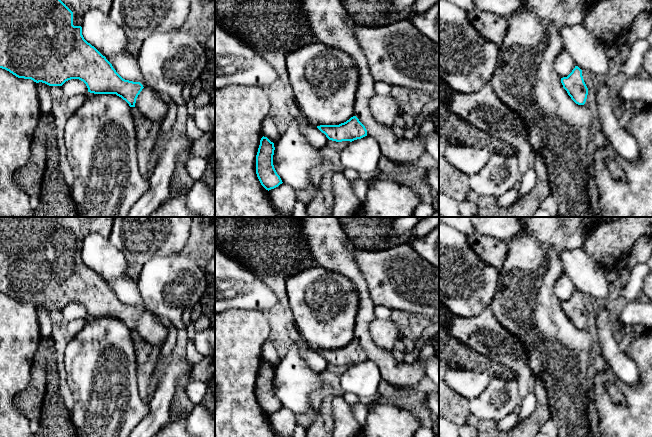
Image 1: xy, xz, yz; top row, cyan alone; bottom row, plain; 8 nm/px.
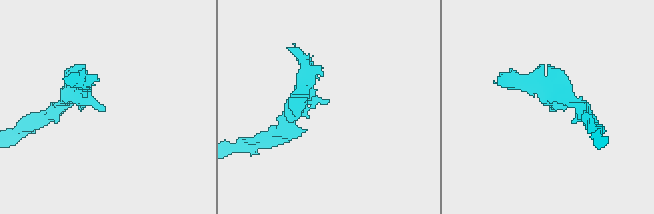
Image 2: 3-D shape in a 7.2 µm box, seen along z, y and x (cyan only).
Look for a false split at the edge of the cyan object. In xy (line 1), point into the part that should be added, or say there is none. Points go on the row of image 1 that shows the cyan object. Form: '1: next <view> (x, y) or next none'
1: next xy (79, 7)

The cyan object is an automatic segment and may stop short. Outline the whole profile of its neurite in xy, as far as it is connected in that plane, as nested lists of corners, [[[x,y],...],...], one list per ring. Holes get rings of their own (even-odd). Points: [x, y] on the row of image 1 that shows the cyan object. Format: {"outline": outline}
{"outline": [[[0,0],[0,68],[18,78],[31,79],[49,86],[62,86],[66,81],[83,81],[88,92],[94,94],[116,94],[130,107],[144,88],[140,82],[123,79],[112,64],[82,35],[82,20],[90,9],[99,9],[109,14],[113,0]]]}

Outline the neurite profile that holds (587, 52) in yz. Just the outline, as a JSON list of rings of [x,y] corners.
[[[564,25],[560,29],[564,48],[581,70],[589,70],[594,76],[608,74],[610,59],[604,45],[581,25]]]

